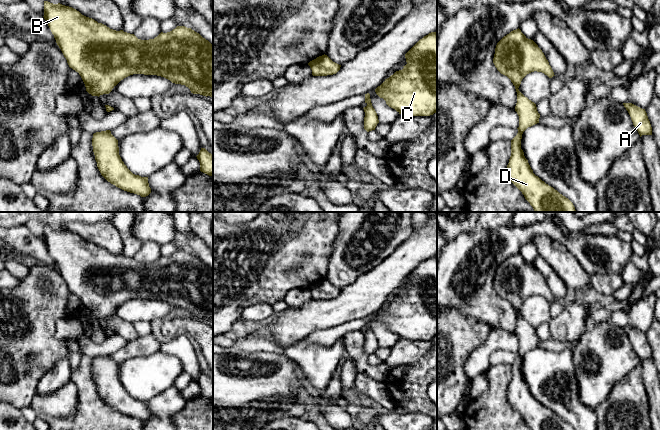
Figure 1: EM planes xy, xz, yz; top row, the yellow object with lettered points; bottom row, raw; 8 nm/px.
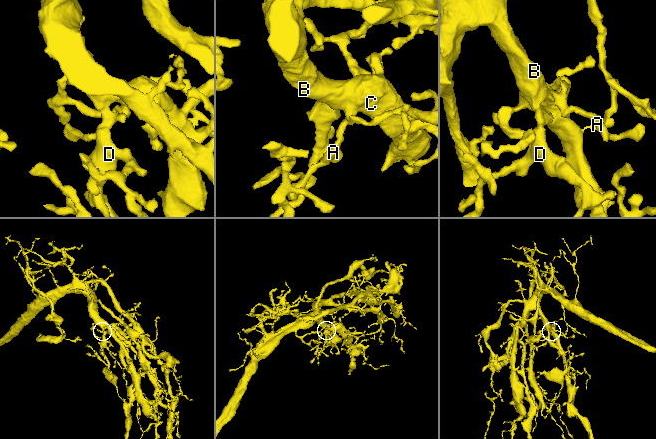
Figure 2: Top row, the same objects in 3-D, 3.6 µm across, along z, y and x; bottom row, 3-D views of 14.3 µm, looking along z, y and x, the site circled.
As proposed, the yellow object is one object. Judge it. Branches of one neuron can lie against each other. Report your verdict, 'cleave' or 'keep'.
keep

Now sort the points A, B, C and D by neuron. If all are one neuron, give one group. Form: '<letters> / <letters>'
A B C D

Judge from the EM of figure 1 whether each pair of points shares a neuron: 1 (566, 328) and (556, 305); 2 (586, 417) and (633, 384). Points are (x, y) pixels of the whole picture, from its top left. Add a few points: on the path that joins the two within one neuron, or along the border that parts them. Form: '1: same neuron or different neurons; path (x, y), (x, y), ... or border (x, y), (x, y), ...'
1: different neurons; border (566, 302), (563, 309), (552, 318)
2: different neurons; border (594, 409), (597, 419)

